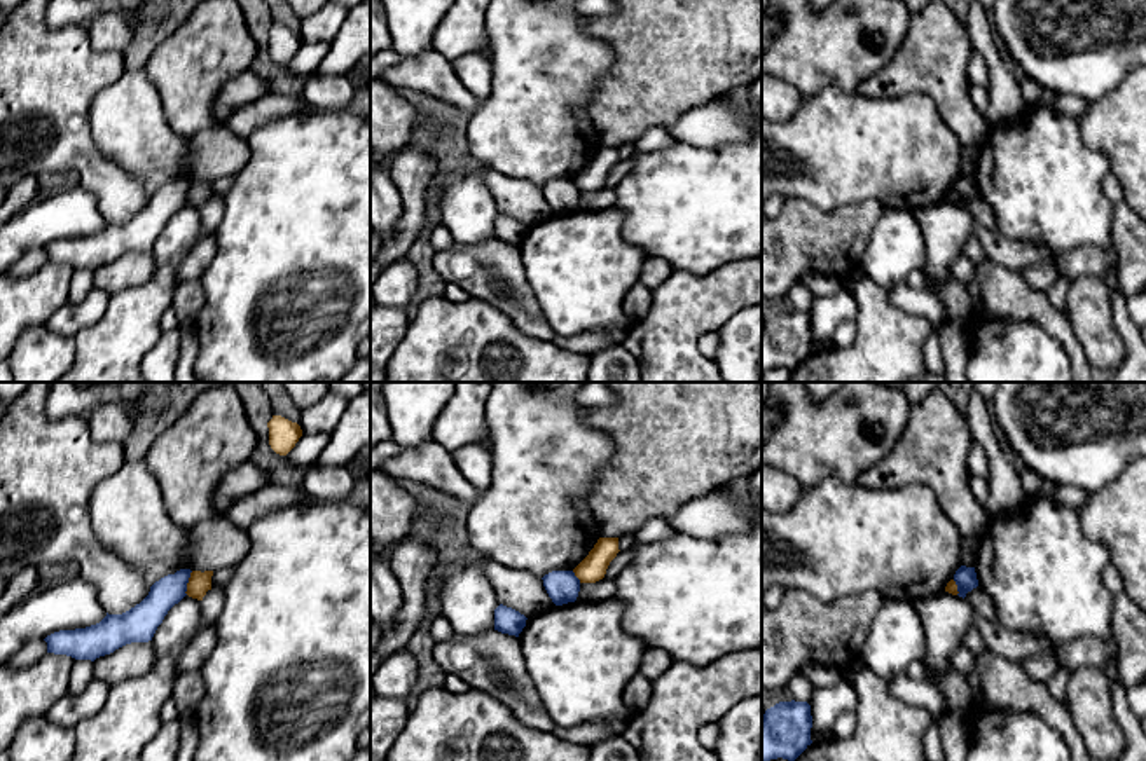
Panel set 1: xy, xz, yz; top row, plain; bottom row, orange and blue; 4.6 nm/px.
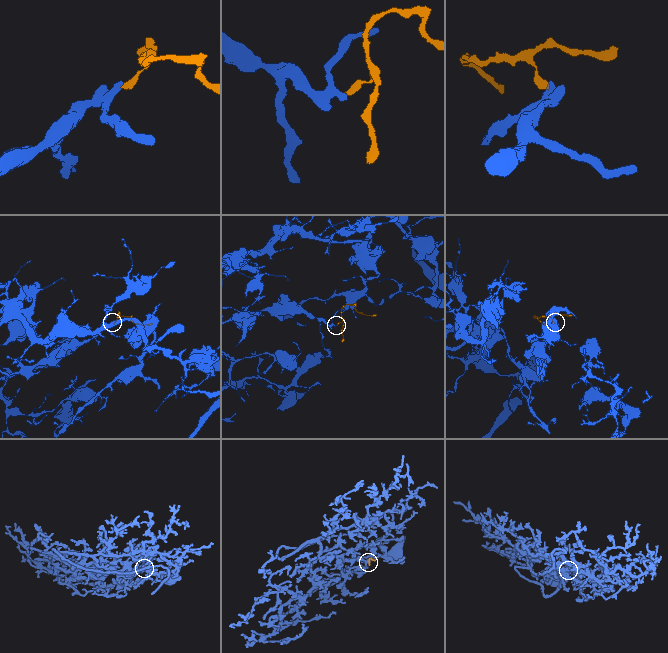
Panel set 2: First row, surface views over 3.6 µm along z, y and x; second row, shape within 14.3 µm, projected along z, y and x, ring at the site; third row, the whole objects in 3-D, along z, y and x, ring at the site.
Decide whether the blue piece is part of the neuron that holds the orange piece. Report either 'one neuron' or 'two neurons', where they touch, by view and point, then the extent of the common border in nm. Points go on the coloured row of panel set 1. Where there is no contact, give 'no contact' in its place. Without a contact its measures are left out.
two neurons; meets orange in xy at (187, 583); contact 120 nm long

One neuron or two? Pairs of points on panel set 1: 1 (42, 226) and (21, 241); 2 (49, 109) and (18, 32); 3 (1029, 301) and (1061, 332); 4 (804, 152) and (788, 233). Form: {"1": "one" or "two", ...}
{"1": "one", "2": "one", "3": "one", "4": "two"}

